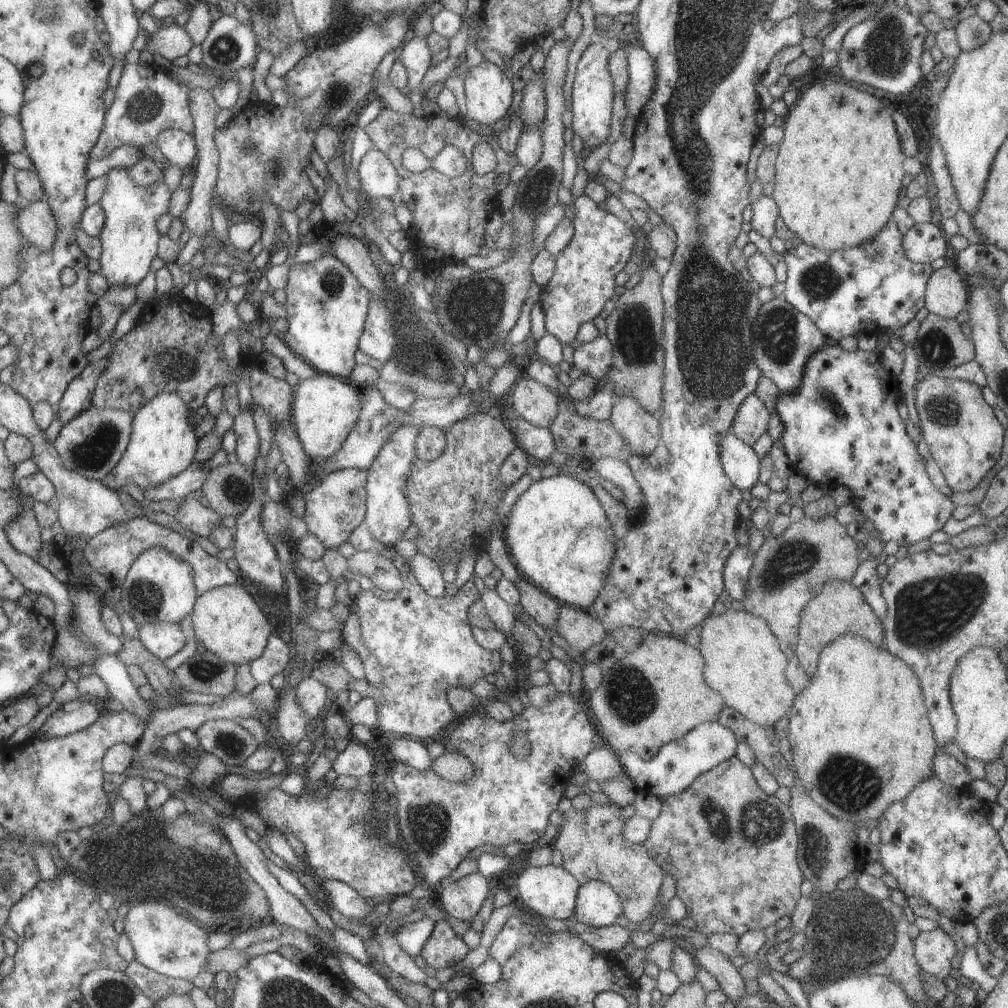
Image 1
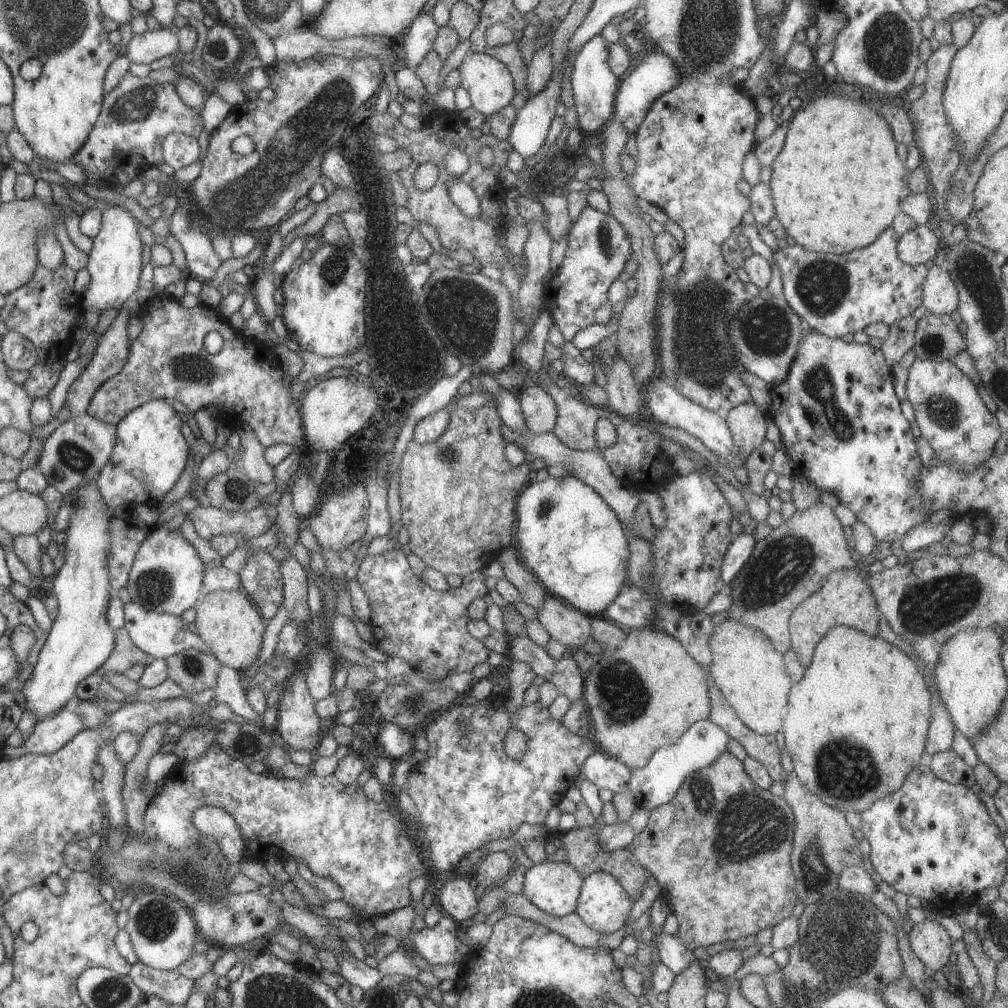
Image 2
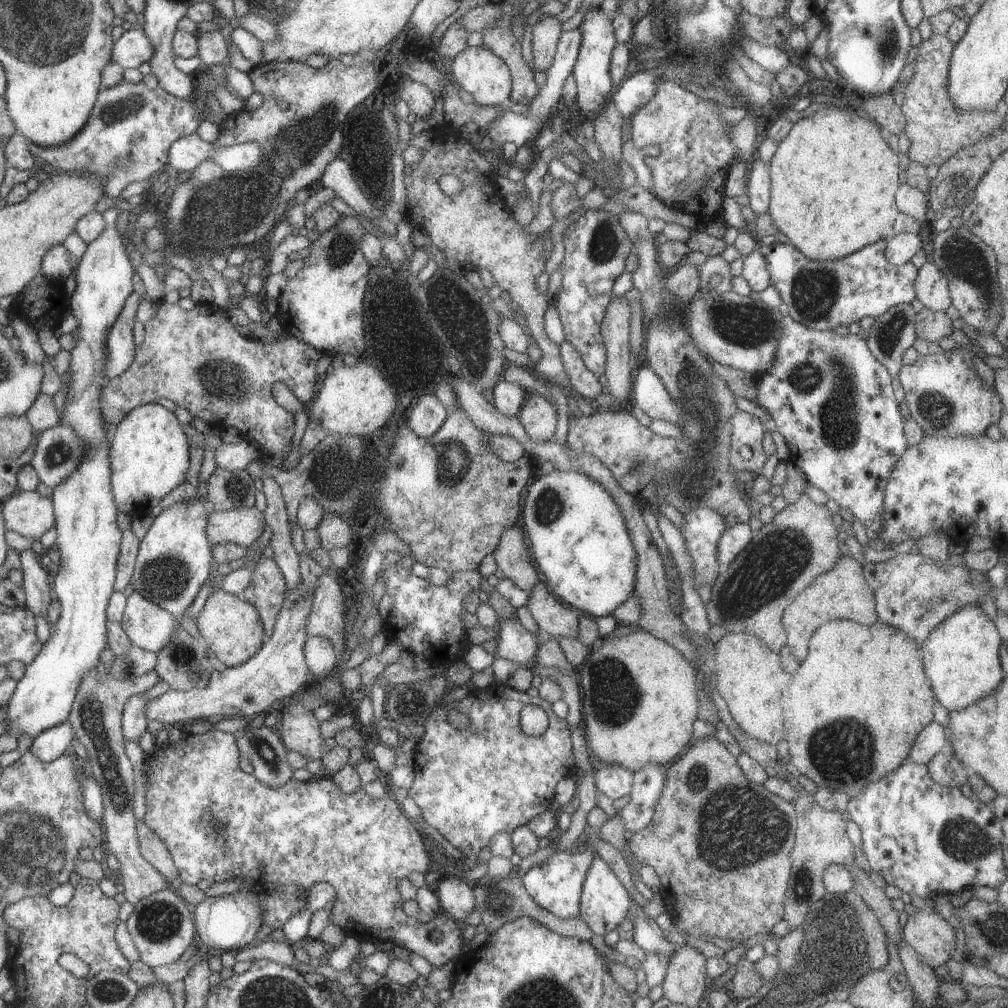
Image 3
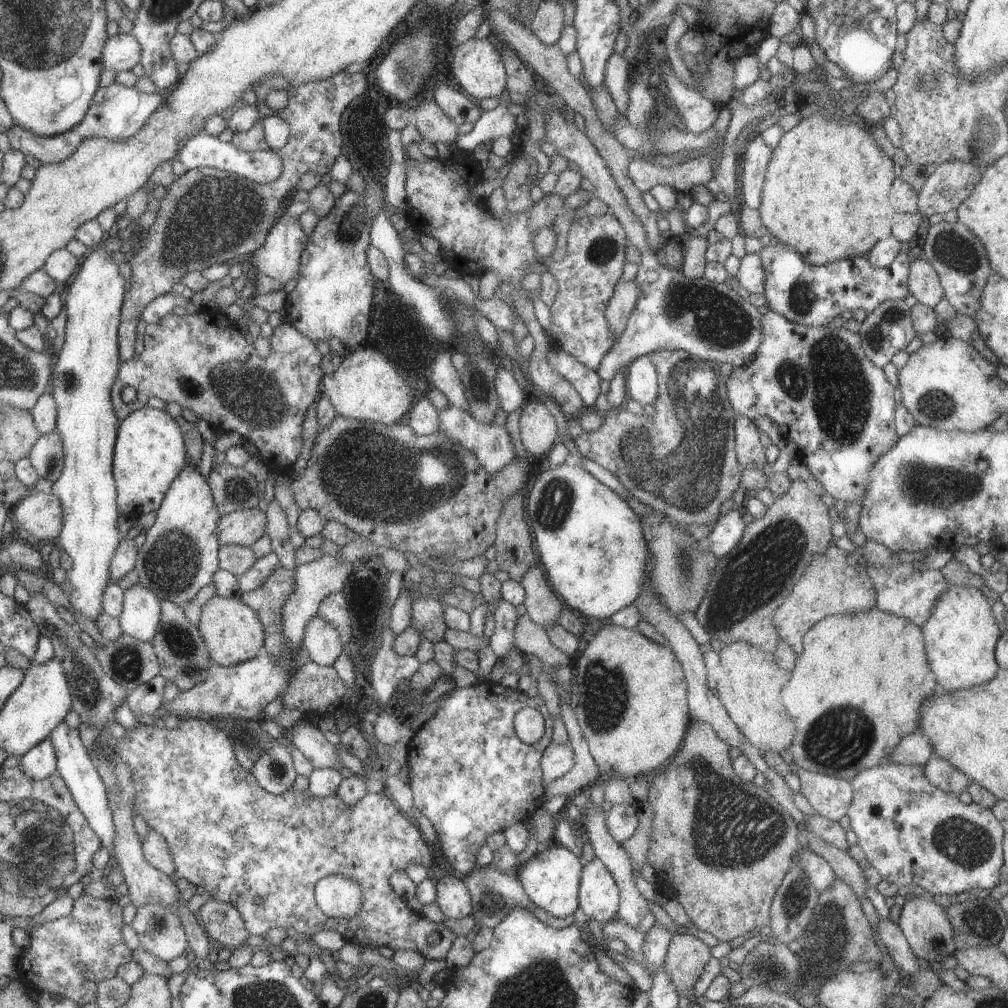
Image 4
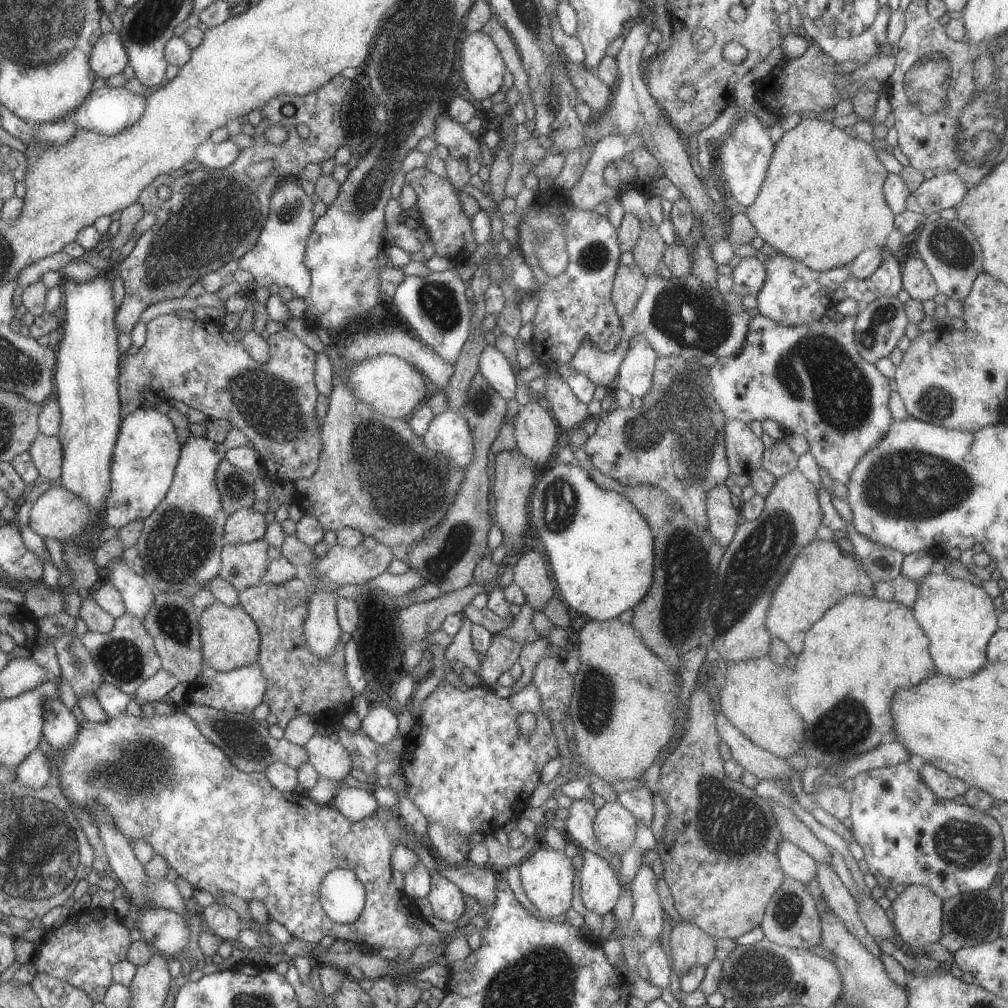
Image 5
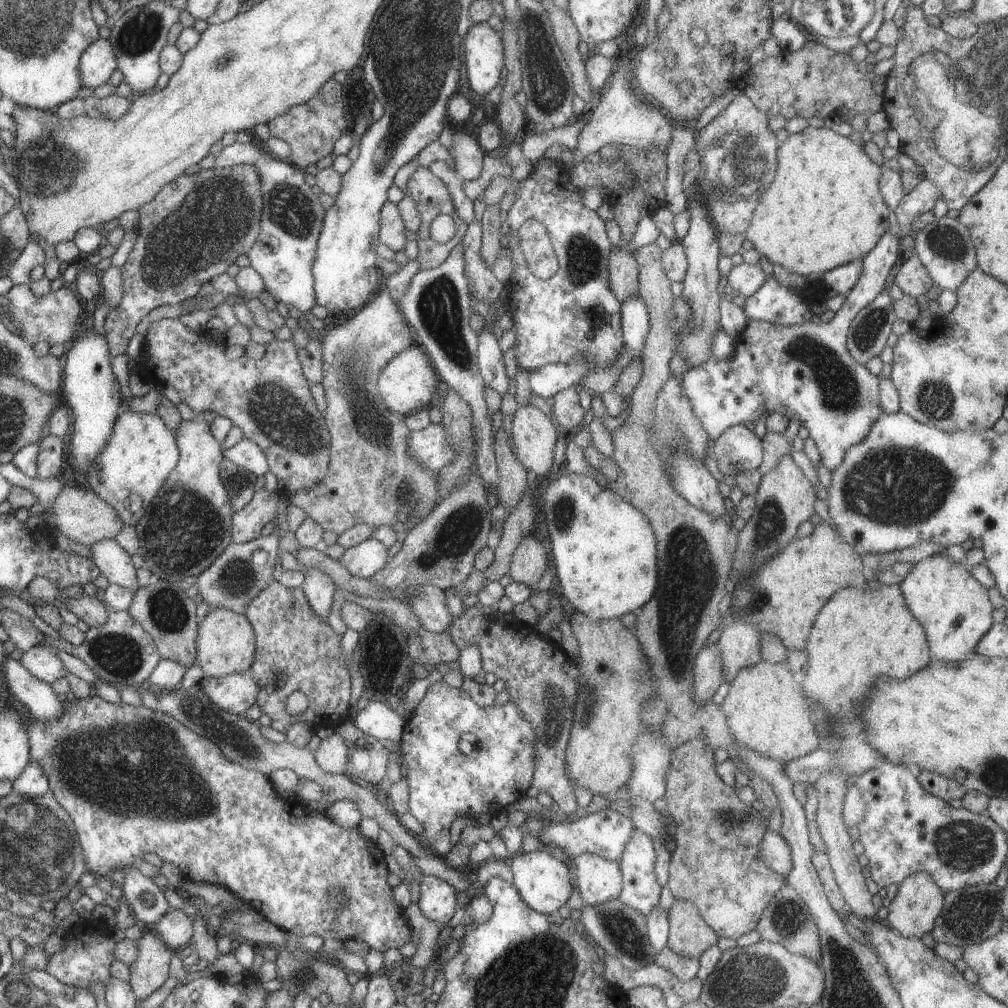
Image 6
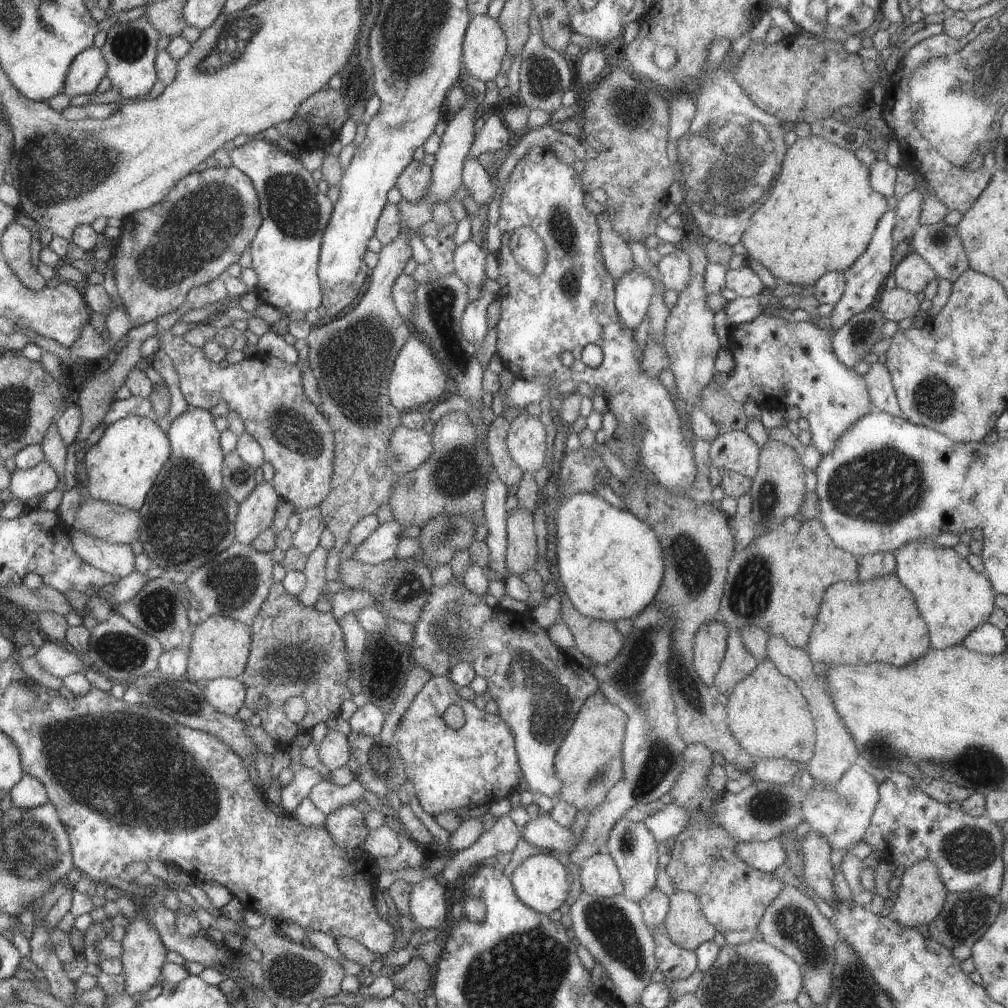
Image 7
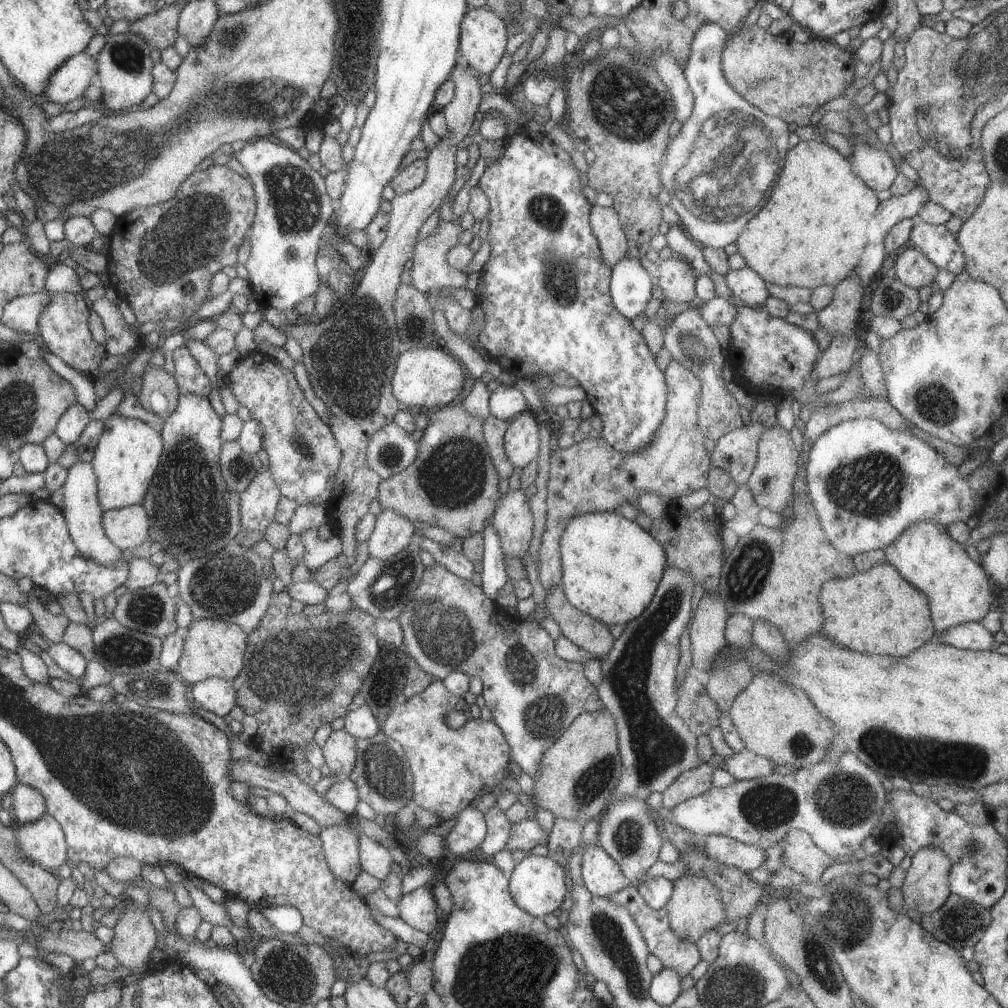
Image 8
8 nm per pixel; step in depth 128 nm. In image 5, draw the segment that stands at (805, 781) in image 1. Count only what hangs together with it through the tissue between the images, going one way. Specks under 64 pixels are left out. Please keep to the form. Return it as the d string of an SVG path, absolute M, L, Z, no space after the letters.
M847 594L847 600L827 610L821 620L807 630L804 638L803 650L796 655L794 666L797 680L789 686L787 698L805 728L799 754L805 756L809 764L825 769L875 748L877 742L893 730L889 702L895 690L915 686L936 672L928 650L928 638L915 620L912 609L893 600L879 600L876 595L867 598Z

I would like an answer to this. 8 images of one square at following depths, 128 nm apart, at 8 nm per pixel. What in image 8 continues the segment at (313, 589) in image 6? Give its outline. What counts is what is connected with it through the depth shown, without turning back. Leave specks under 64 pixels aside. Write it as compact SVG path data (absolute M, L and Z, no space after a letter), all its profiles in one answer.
M315 529L303 530L299 534L301 538L301 544L303 544L303 555L302 564L306 566L308 570L315 570L319 568L321 564L327 562L327 560L334 559L342 552L342 546L340 538L334 534L329 540L321 540L318 532Z

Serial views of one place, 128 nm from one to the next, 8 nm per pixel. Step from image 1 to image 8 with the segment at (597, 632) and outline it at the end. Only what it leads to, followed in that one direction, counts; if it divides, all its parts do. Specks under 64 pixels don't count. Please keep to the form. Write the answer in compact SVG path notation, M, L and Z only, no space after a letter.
M521 488L507 490L504 495L500 494L490 525L499 536L504 556L523 558L531 542L533 520L528 498Z

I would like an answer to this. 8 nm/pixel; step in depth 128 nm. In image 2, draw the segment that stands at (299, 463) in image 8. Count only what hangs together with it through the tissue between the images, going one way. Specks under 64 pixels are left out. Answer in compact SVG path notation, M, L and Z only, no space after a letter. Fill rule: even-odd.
M158 294L142 304L138 316L141 319L142 328L138 337L130 340L127 362L115 376L95 389L85 408L84 412L91 418L115 426L136 406L141 406L153 399L169 400L171 398L171 400L181 402L190 414L209 405L215 406L219 411L218 418L226 419L232 428L238 426L243 420L264 449L273 444L288 444L296 451L298 446L305 444L298 404L293 404L289 387L280 384L282 378L288 374L282 370L283 366L274 355L273 349L255 340L248 340L243 333L235 332L228 322L223 321L217 314L216 308L203 303L186 309L179 304L177 299ZM210 330L215 330L222 338L222 346L214 354L207 352L203 346L203 337Z

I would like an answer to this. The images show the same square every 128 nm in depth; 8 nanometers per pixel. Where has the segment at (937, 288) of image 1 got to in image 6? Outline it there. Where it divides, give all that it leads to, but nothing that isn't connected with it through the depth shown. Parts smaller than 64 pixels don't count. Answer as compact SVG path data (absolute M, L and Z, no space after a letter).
M914 252L899 266L893 282L904 294L913 298L917 298L921 294L925 295L934 284L927 270L925 270L925 266L921 264Z

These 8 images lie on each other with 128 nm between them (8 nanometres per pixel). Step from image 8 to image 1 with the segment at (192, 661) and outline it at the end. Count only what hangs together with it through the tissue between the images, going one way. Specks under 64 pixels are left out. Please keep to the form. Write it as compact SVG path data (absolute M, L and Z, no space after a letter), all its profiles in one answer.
M240 583L197 594L190 620L201 649L215 654L222 662L235 667L257 659L263 653L271 633L271 626L263 616L261 608Z

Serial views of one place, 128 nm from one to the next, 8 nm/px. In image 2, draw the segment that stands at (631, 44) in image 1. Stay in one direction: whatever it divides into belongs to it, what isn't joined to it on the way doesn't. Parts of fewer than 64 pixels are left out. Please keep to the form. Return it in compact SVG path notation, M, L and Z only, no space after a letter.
M651 46L642 55L637 56L633 72L619 81L613 102L612 118L627 130L627 140L623 150L626 150L634 162L637 162L635 131L639 128L639 124L643 122L643 117L647 114L653 101L670 88L675 88L679 82L681 82L681 78L679 78L679 70L677 70L675 62L667 54L663 54L657 48Z

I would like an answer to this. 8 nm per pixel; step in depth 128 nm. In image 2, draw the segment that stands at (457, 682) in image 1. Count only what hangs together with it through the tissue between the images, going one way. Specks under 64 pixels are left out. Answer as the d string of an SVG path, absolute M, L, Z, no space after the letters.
M389 550L381 554L360 554L365 564L377 567L379 562L395 562L395 588L387 580L387 588L383 584L375 584L365 592L370 608L369 622L373 634L372 646L387 656L396 656L410 664L418 673L431 674L442 678L451 674L467 672L480 662L485 662L490 650L475 640L467 632L469 603L485 596L487 588L481 571L471 572L462 577L459 587L439 591L431 589L413 572L402 550Z

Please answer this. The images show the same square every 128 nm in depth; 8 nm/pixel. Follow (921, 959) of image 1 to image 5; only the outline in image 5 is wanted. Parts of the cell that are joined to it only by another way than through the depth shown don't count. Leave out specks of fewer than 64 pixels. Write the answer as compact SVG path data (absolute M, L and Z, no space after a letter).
M907 885L900 894L897 894L890 907L893 910L893 928L903 941L906 951L917 955L924 953L923 950L928 944L938 942L941 938L942 900L927 886Z

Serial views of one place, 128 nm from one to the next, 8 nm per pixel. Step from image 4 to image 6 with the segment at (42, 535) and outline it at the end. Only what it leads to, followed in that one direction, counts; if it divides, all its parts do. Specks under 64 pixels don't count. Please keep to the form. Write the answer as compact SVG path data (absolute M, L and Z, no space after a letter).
M62 486L61 492L53 500L49 510L42 511L37 516L28 516L27 526L33 528L43 528L49 525L49 520L53 522L53 531L63 532L69 540L81 543L83 546L91 546L92 543L103 539L114 539L117 532L123 528L123 522L119 520L117 512L105 504L91 489L86 487Z

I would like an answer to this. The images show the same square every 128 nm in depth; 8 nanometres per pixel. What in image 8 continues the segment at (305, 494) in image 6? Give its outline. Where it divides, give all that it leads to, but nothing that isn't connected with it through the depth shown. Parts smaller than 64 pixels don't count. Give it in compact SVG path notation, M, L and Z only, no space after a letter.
M460 57L455 62L453 70L449 72L449 79L453 82L453 98L447 106L441 108L441 112L445 118L447 132L449 136L442 138L435 148L429 149L425 158L426 173L423 182L406 193L395 194L391 200L390 213L388 214L388 224L386 228L386 236L383 242L376 247L371 254L369 263L361 269L361 275L356 278L357 287L350 299L335 310L333 314L329 314L324 322L318 324L306 323L301 326L292 324L289 337L292 337L302 350L302 364L306 370L309 384L315 396L325 403L329 416L329 425L333 436L341 450L341 460L339 468L335 472L335 482L333 482L333 492L330 499L325 505L327 506L327 514L329 514L329 523L333 526L334 533L340 538L342 546L342 555L346 558L348 565L355 562L355 548L357 540L355 540L354 532L359 518L368 512L369 502L377 496L377 486L381 482L381 478L371 470L367 460L365 460L365 448L369 442L369 436L375 434L382 426L393 421L394 414L401 409L397 400L391 392L391 377L396 367L396 358L400 353L401 342L397 338L397 330L395 330L395 313L394 298L397 287L400 285L399 276L403 272L403 264L412 258L415 251L414 244L417 238L417 232L421 228L421 224L429 218L434 210L439 209L439 204L443 202L449 186L455 180L455 150L465 146L470 136L471 124L473 124L475 112L479 106L481 98L480 84L478 74L471 66L468 66Z

